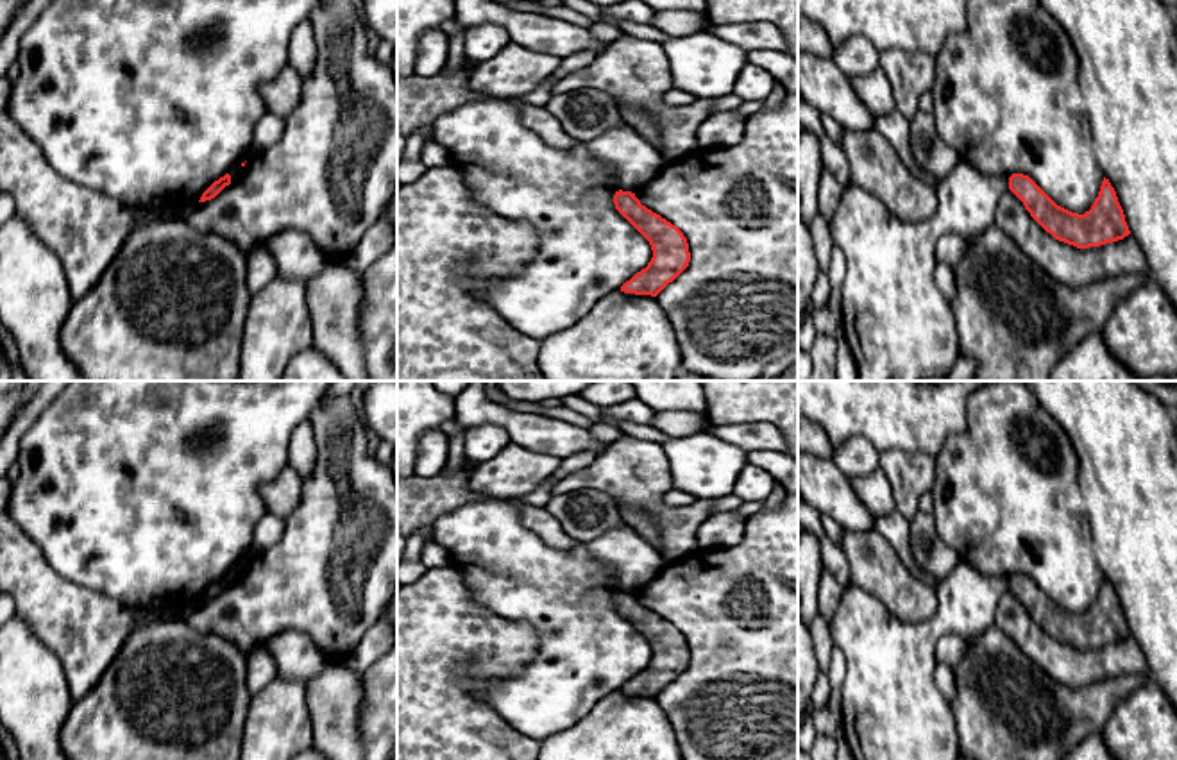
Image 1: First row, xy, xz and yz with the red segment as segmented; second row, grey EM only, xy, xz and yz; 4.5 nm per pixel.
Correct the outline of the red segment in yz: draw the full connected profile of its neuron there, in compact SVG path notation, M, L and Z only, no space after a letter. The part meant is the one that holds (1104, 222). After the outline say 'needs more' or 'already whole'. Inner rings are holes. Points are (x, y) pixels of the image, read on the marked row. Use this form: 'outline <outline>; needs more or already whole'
outline M1012 173L1009 190L1046 232L1077 249L1100 247L1130 234L1116 191L1105 177L1084 215L1057 206L1029 175Z; already whole

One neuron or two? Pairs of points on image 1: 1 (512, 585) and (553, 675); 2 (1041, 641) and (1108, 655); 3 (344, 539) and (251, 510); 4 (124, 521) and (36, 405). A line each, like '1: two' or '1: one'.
1: one
2: one
3: two
4: two

